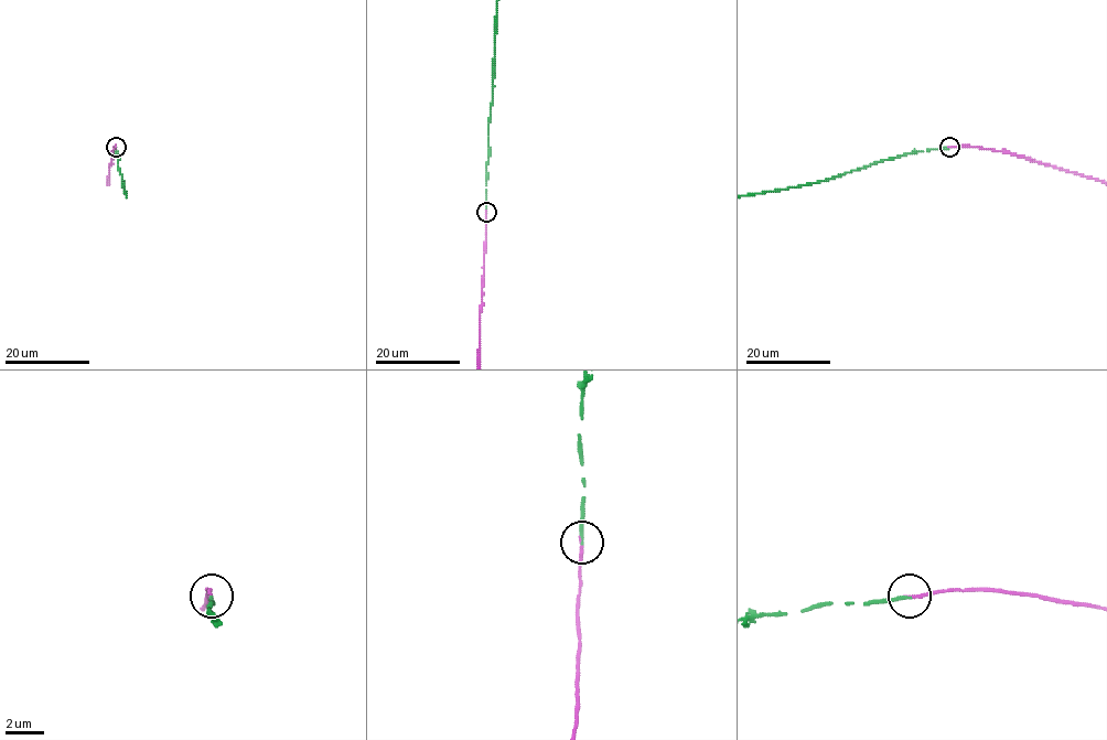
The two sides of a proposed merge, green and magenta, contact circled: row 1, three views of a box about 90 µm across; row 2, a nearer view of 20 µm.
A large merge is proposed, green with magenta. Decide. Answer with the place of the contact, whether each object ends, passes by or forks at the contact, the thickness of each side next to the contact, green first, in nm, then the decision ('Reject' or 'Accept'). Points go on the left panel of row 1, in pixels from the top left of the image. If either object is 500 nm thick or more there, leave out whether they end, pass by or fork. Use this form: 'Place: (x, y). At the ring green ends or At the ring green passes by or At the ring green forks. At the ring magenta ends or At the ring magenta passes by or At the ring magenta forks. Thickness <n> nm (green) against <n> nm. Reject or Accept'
Place: (116, 147). At the ring green ends. At the ring magenta ends. Thickness 170 nm (green) against 170 nm. Accept

